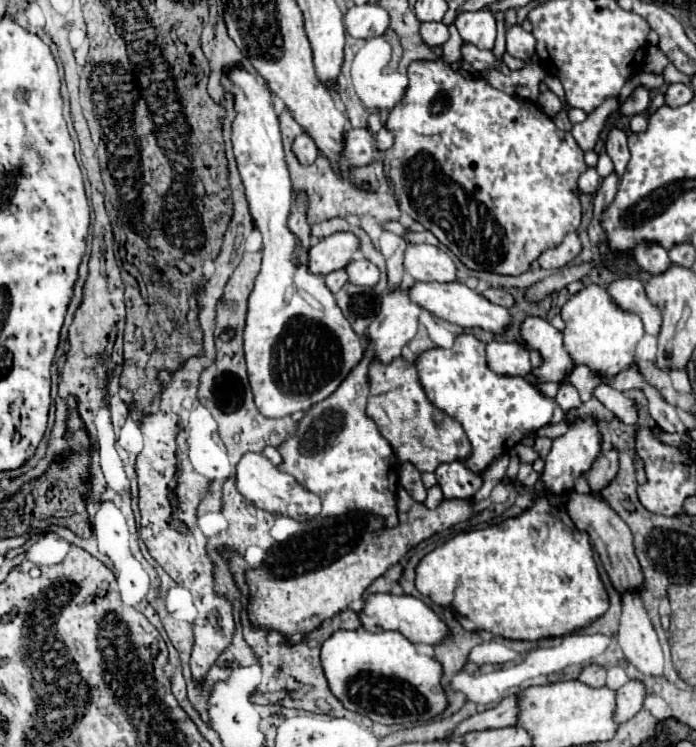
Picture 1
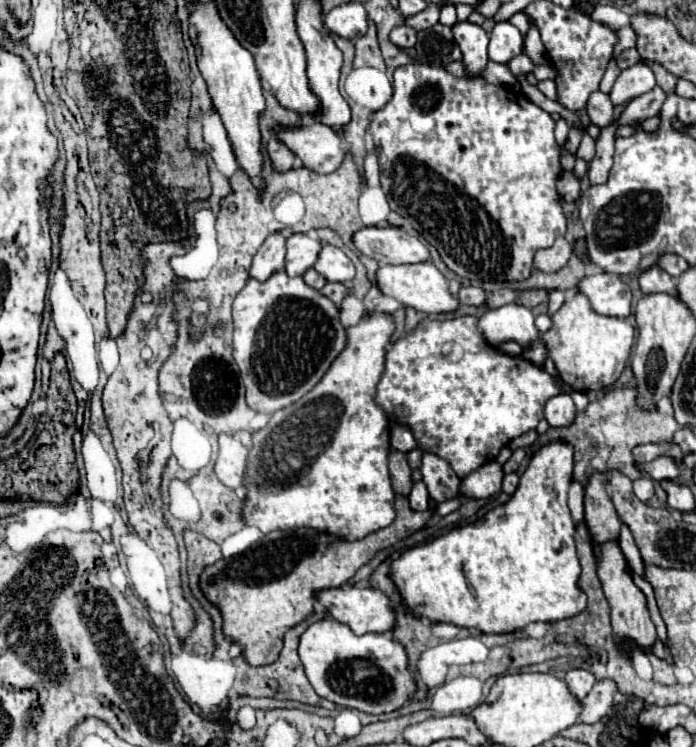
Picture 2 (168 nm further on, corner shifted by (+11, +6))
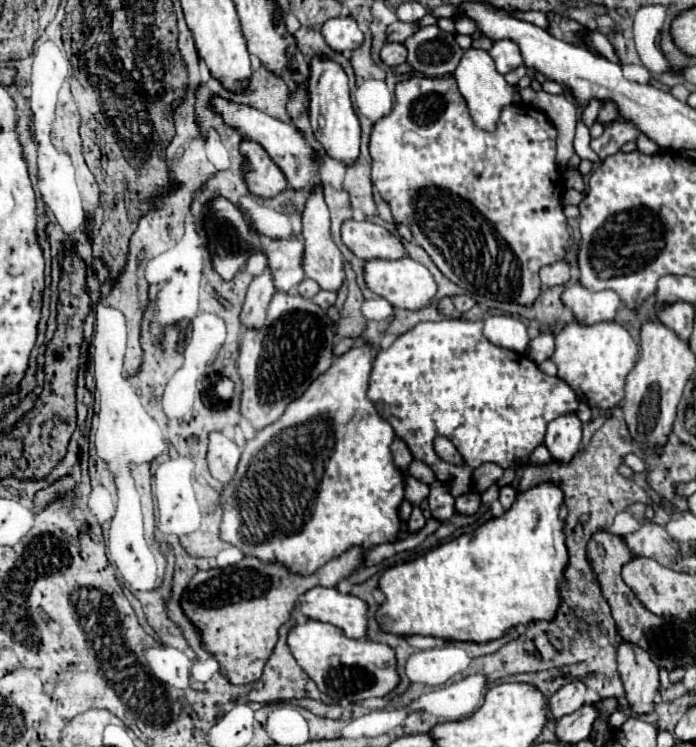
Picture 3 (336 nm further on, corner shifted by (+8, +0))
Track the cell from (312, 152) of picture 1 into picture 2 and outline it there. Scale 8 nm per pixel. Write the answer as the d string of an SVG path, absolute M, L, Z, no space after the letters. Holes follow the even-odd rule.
M270 137L268 145L266 145L266 151L270 155L270 161L272 161L274 171L280 171L280 173L288 171L292 167L294 159L296 159L294 153L284 143L280 143L276 137Z

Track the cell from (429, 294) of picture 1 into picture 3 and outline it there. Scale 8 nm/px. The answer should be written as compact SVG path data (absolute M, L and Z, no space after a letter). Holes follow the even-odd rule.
M403 257L399 261L367 261L365 283L373 293L391 301L391 305L395 305L397 309L409 309L409 311L425 309L437 295L437 283L429 273L429 269L409 257Z

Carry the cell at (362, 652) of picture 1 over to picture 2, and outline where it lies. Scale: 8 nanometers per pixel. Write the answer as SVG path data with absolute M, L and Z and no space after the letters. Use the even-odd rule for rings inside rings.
M328 617L328 619L320 619L320 621L312 623L300 635L298 655L300 655L306 677L308 677L310 685L314 687L314 691L320 697L324 697L324 699L328 699L340 707L352 707L352 709L372 713L372 715L390 713L390 711L402 707L416 691L416 685L414 685L412 675L408 671L408 657L406 657L404 647L386 633L354 635L348 625L338 623L338 621Z

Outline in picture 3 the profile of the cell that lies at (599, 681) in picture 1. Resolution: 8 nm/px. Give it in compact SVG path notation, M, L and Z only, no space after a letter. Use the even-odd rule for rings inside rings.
M573 681L573 683L563 685L557 693L553 693L549 697L553 719L559 721L563 715L569 715L569 713L577 711L579 707L583 707L585 691L587 691L587 687L583 681Z

